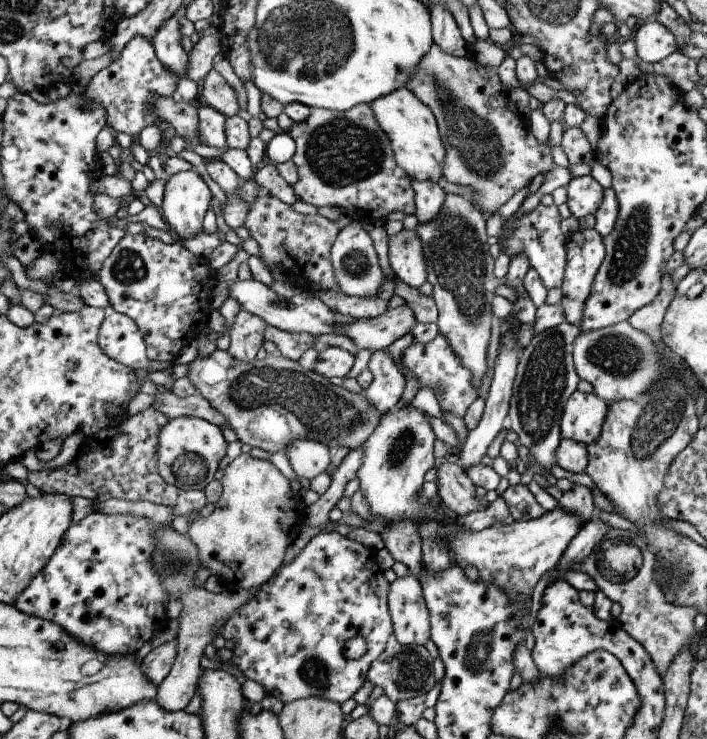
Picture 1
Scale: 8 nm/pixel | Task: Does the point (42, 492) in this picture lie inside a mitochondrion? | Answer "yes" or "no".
no

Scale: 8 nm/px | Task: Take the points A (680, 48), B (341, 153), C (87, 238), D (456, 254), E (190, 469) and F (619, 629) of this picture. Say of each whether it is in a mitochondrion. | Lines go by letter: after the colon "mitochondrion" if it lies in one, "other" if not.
A: other
B: mitochondrion
C: other
D: mitochondrion
E: mitochondrion
F: other

